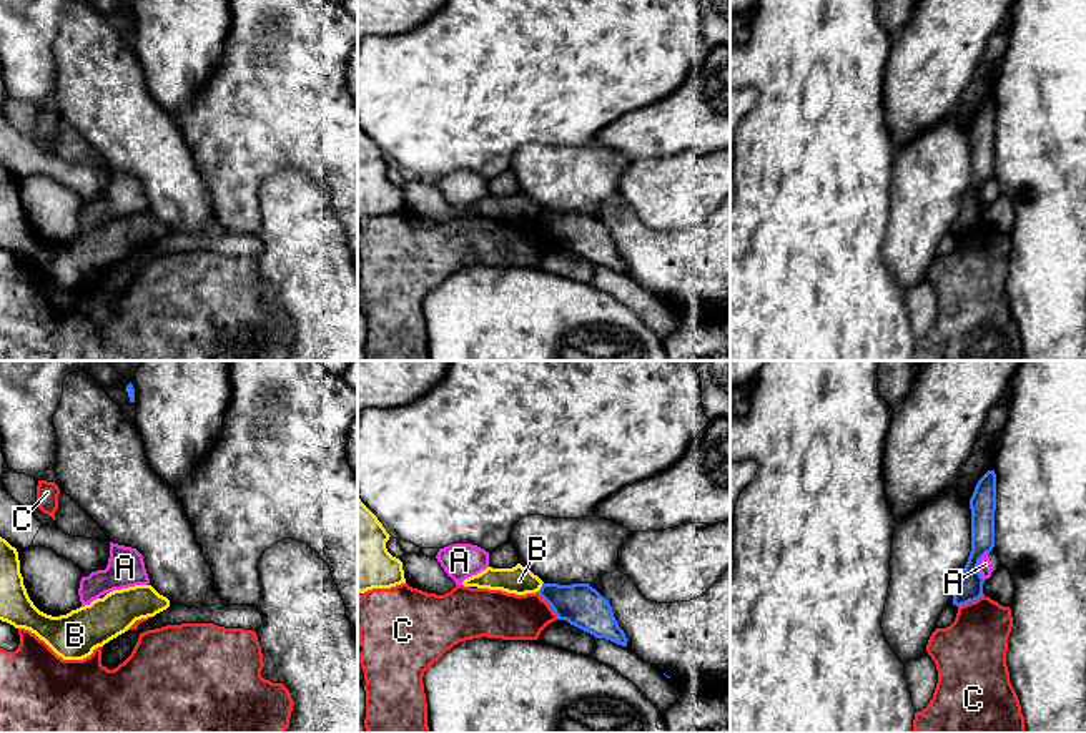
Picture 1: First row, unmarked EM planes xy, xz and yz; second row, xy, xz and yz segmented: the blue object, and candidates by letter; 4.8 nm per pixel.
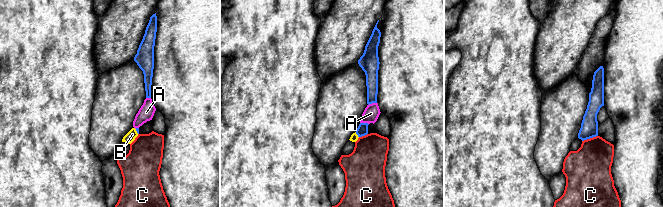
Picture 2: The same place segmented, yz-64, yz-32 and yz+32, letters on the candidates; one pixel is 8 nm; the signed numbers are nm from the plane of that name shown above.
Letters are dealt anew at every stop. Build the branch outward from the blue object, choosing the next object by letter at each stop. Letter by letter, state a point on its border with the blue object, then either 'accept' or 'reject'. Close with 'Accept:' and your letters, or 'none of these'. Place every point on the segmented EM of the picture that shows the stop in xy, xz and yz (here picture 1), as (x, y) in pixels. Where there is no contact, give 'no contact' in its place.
A: meets blue in yz at (978, 564); reject
B: meets blue in xz at (541, 587); reject
C: meets blue in xz at (549, 604); reject
Accept: none of these

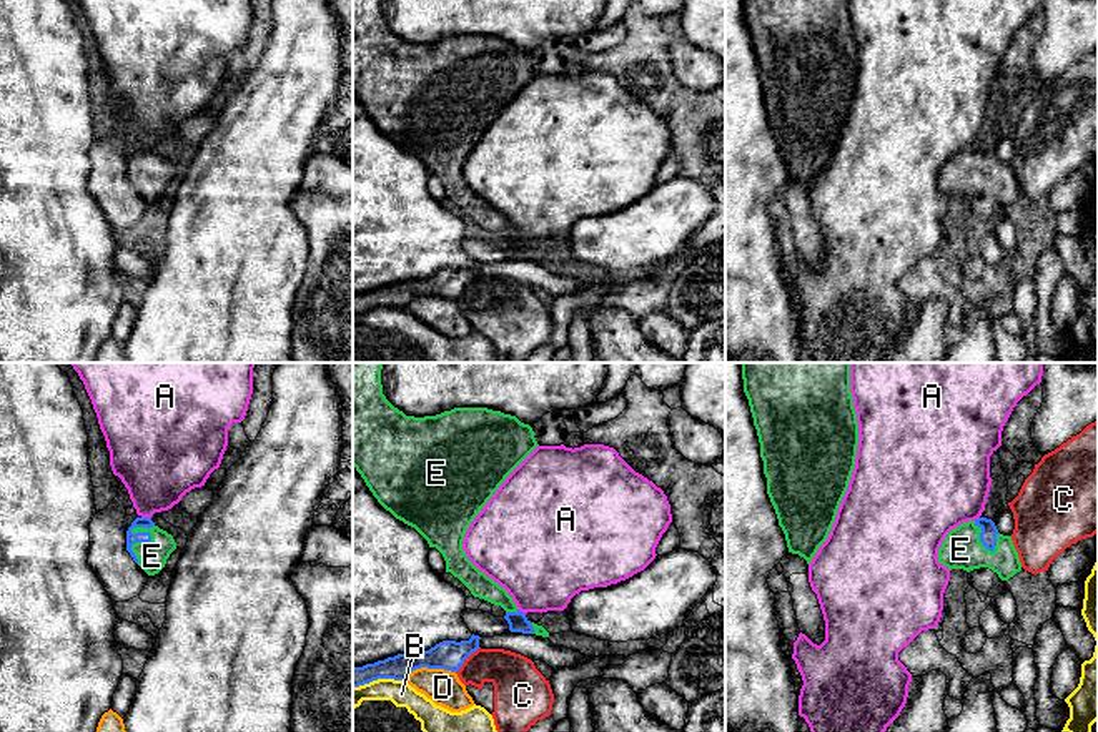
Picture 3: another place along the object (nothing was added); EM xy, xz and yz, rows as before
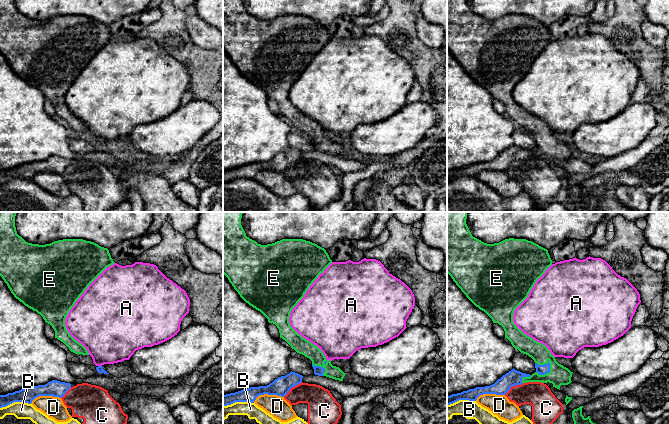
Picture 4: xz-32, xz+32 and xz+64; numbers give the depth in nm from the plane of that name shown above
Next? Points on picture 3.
A: meets blue in xy at (147, 518); reject
B: meets blue in xz at (378, 677); reject
C: meets blue in xz at (466, 657); reject
D: meets blue in xz at (428, 667); reject
E: meets blue in xy at (140, 541); accept
Accept: E

